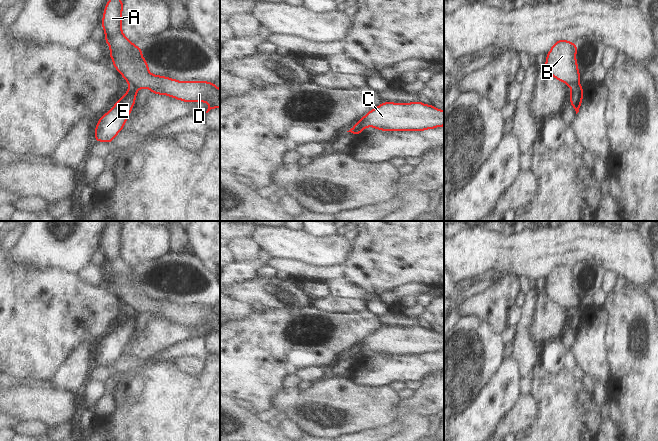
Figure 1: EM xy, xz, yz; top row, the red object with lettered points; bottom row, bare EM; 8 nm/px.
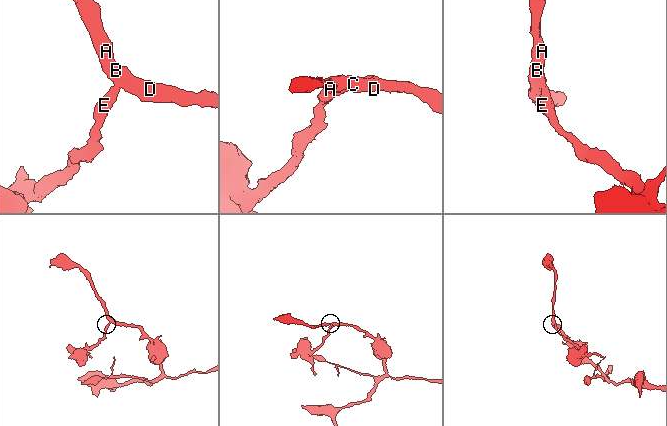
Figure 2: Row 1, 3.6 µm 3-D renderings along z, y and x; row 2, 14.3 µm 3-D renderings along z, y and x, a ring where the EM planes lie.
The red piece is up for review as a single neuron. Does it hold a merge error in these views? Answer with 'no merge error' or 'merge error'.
merge error

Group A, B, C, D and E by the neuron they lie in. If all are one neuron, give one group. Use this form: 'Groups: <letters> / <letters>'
Groups: A B C D / E

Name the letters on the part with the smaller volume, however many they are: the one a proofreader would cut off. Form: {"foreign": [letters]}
{"foreign": ["E"]}

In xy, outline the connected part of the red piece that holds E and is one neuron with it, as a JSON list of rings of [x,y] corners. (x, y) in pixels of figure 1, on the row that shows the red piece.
[[[130,86],[113,108],[99,119],[95,128],[95,142],[113,142],[116,135],[124,129],[124,123],[135,104],[136,95],[137,89]]]

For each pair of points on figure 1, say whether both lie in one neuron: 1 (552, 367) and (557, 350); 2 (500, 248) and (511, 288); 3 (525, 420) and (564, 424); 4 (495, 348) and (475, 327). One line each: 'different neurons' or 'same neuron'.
1: same neuron
2: different neurons
3: different neurons
4: same neuron

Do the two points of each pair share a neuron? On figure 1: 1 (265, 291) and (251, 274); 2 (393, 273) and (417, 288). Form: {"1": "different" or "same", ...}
{"1": "different", "2": "different"}

